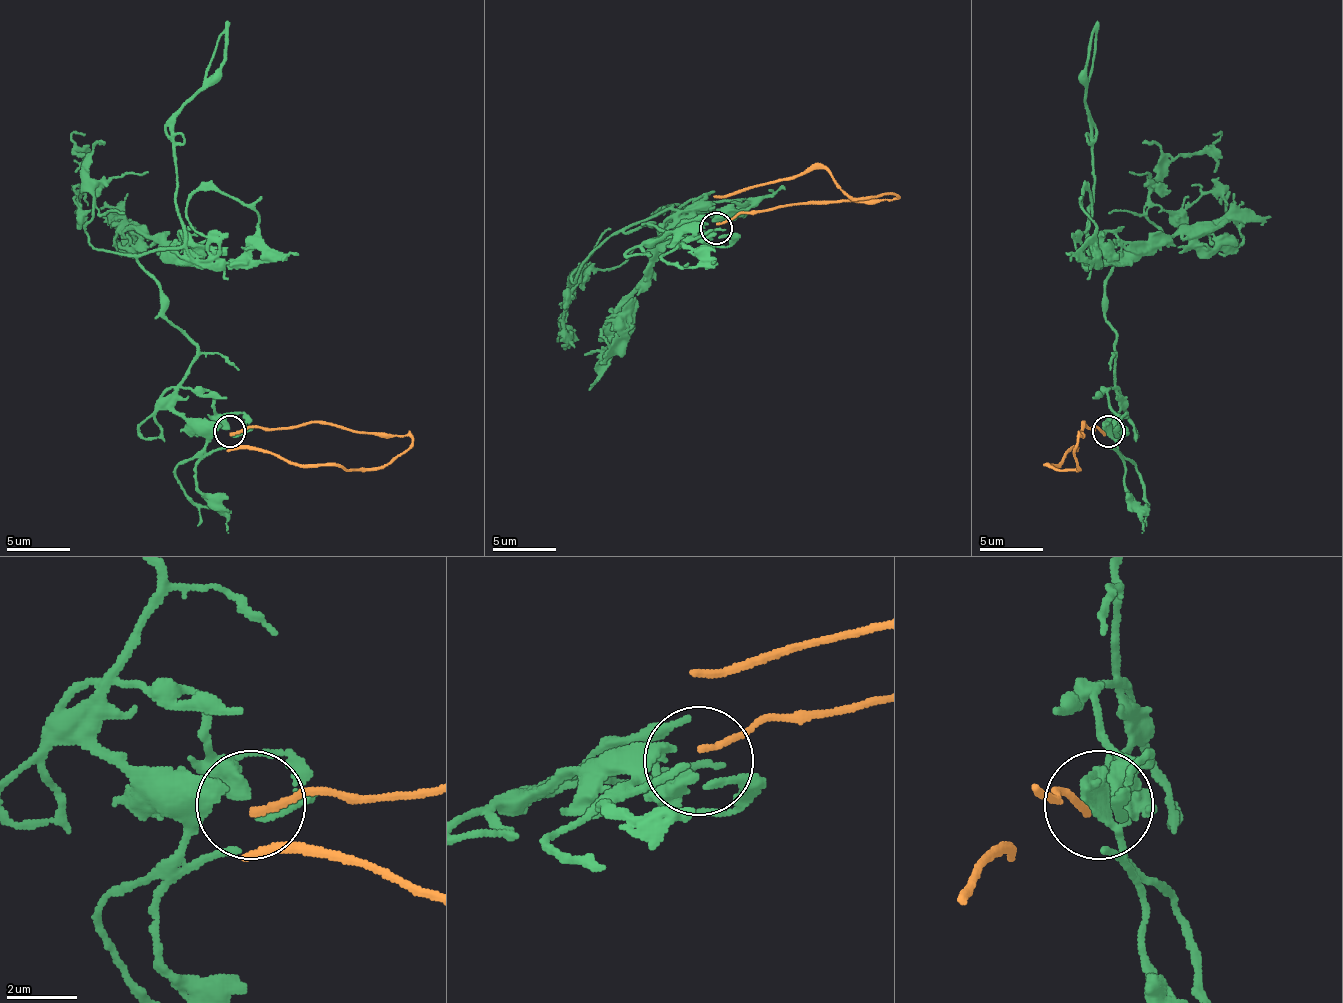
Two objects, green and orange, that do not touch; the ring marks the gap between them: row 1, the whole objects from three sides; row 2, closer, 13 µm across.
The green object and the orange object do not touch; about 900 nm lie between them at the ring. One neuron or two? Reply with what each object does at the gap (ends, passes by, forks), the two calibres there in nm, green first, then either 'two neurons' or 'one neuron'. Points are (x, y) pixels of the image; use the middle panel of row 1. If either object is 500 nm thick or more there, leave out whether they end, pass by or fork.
green ends | orange ends | 400/190 nm | two neurons

